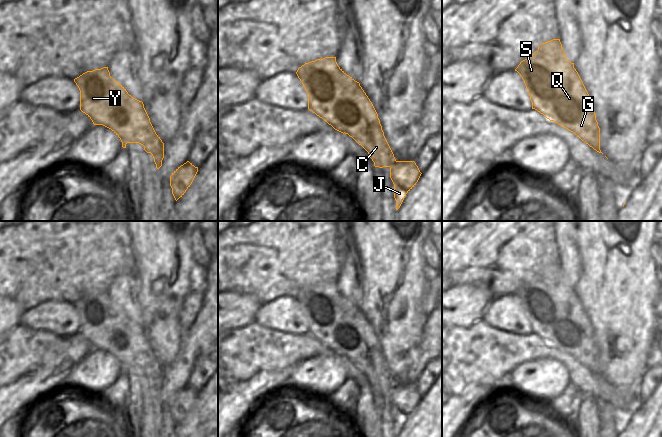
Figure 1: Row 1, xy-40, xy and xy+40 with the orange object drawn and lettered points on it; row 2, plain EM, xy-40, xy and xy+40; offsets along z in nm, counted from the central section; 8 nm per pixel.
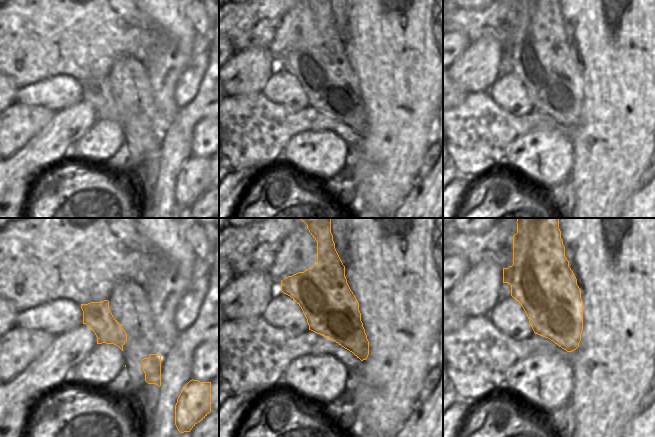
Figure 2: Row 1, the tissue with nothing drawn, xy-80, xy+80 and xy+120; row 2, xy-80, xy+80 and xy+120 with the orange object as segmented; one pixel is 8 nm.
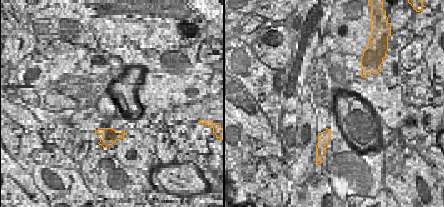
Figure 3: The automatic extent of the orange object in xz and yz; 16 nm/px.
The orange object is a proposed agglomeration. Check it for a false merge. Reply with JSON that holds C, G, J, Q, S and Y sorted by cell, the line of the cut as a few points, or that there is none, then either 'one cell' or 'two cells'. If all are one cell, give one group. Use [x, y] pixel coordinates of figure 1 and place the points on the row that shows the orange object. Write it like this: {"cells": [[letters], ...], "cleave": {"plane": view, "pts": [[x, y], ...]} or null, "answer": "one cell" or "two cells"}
{"cells": [["C", "G", "Q", "S", "Y"], ["J"]], "cleave": {"plane": "xy", "pts": [[395, 160], [390, 167]]}, "answer": "two cells"}

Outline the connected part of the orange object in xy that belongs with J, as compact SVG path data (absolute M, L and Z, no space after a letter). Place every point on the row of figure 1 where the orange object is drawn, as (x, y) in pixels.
M395 161L390 167L390 178L394 184L394 198L398 210L406 194L416 185L421 172L414 161Z

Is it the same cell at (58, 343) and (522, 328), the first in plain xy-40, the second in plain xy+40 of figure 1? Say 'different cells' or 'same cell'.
different cells

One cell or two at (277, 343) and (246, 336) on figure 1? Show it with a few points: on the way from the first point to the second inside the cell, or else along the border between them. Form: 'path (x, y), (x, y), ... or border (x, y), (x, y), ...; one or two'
path (269, 343), (254, 343); one

